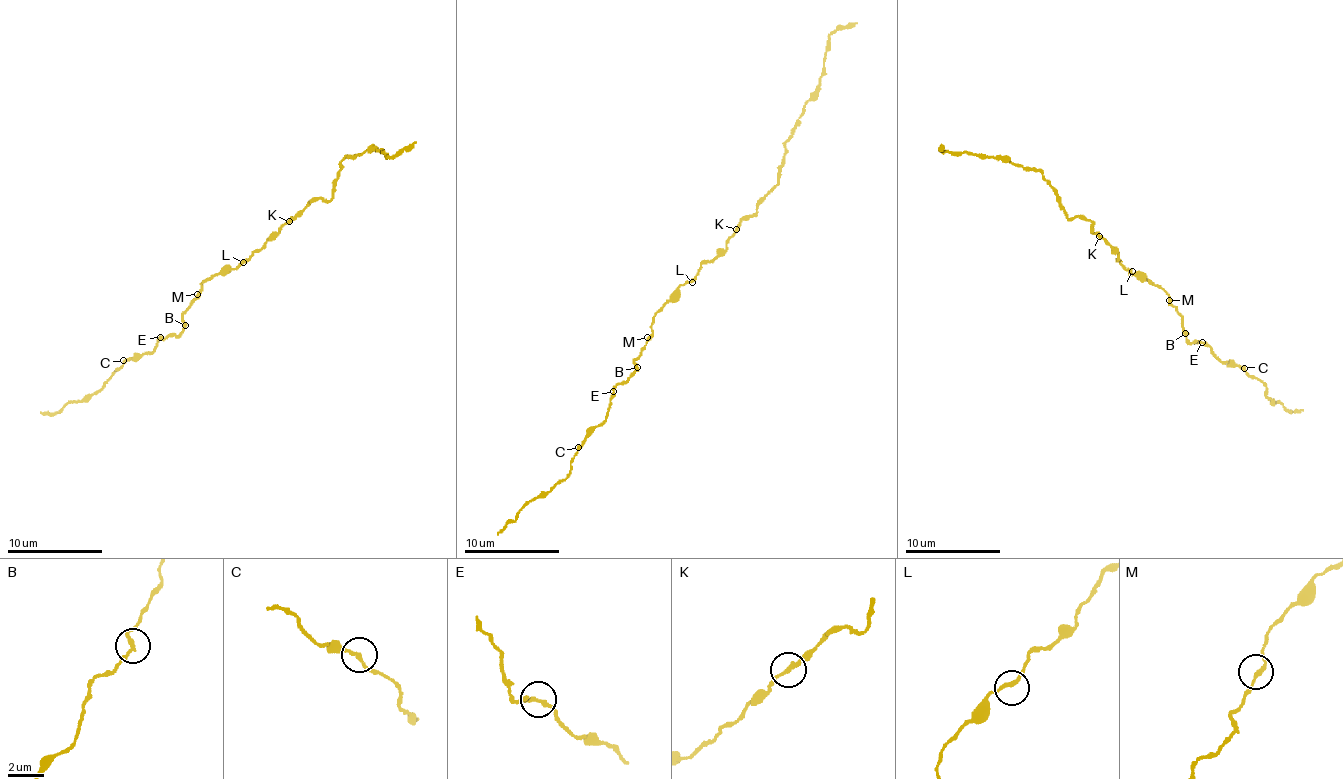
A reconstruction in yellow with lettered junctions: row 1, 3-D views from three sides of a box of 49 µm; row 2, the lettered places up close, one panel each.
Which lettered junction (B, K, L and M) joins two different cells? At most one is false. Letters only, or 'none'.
none

